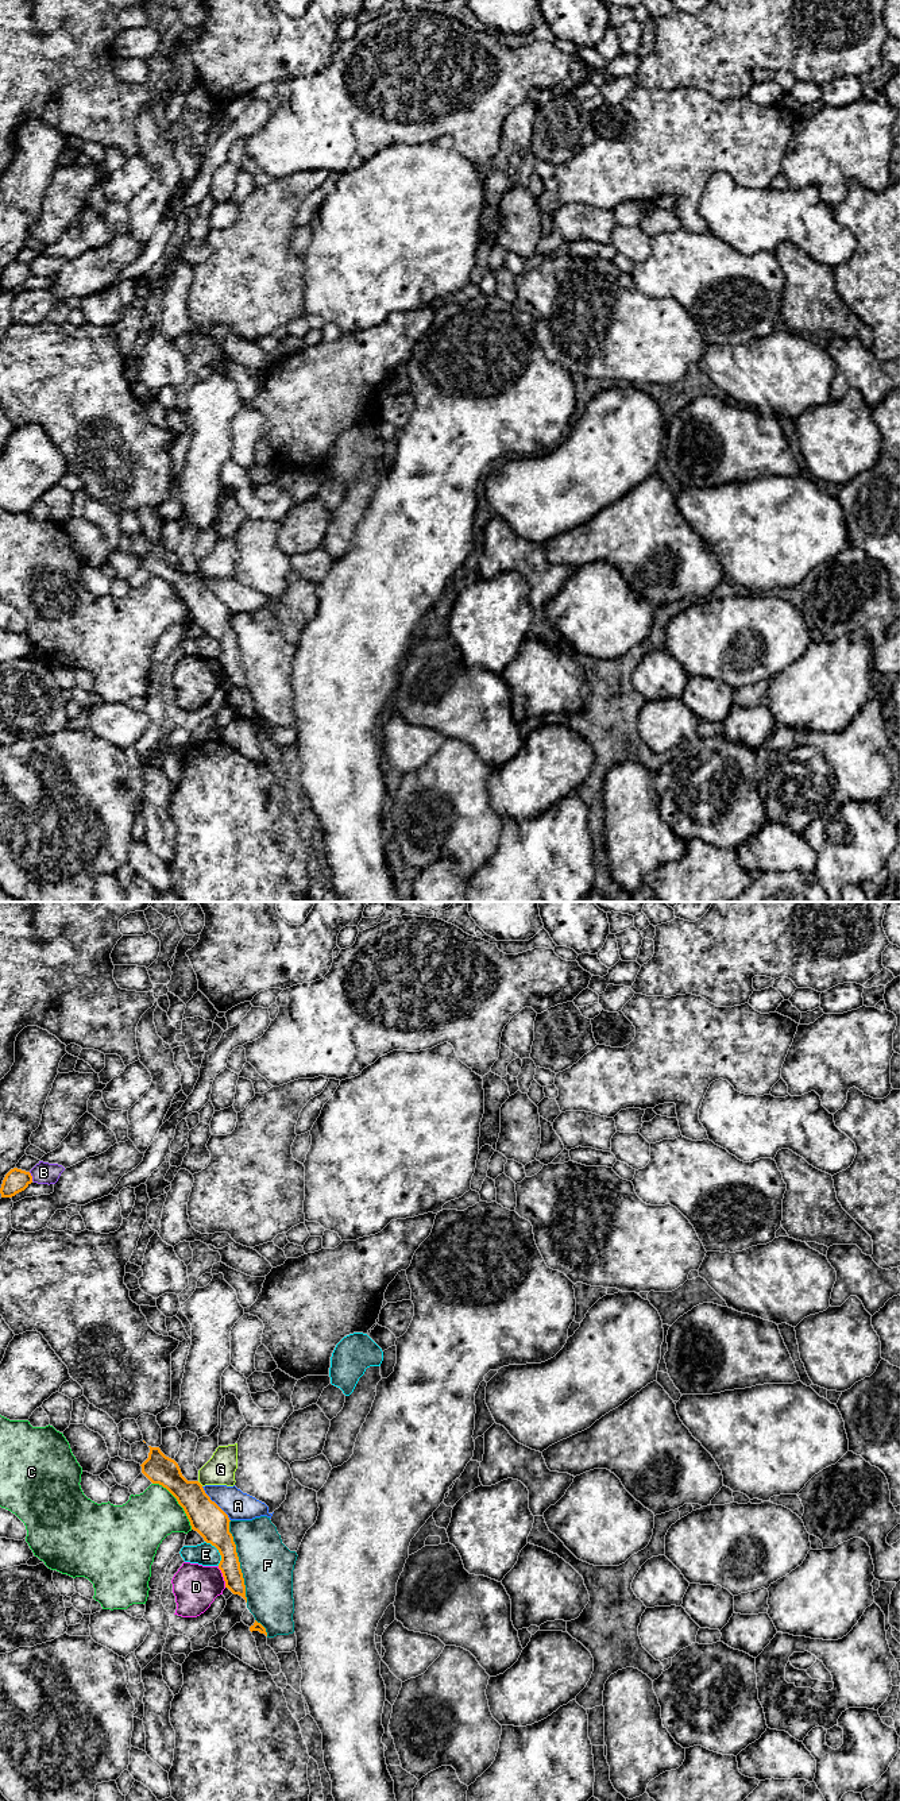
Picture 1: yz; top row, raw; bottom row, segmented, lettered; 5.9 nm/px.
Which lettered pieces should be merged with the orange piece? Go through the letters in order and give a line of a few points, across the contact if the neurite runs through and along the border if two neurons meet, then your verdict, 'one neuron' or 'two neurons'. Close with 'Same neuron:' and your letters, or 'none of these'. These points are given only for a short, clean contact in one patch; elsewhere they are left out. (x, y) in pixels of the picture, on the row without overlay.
A: two neurons
B: line yz (29, 265), (33, 273); two neurons
C: line yz (153, 575), (161, 577), (176, 592), (192, 621); two neurons
D: line yz (217, 659), (226, 679); two neurons
E: line yz (205, 633), (217, 643), (220, 648), (219, 658); two neurons
F: two neurons
G: line yz (197, 574), (203, 578); two neurons
Same neuron: none of these

